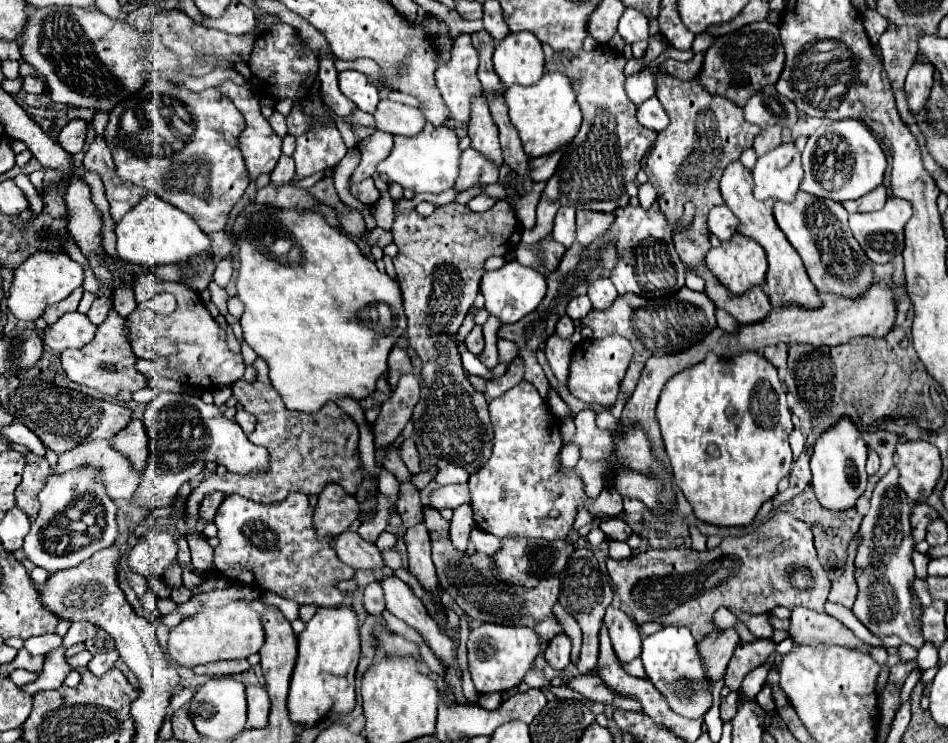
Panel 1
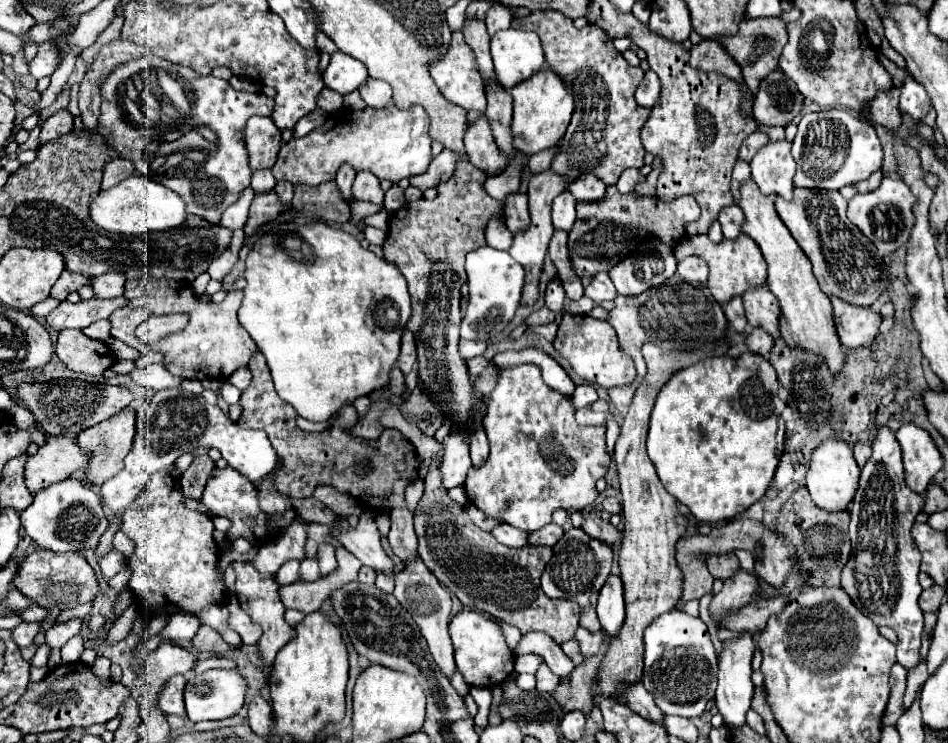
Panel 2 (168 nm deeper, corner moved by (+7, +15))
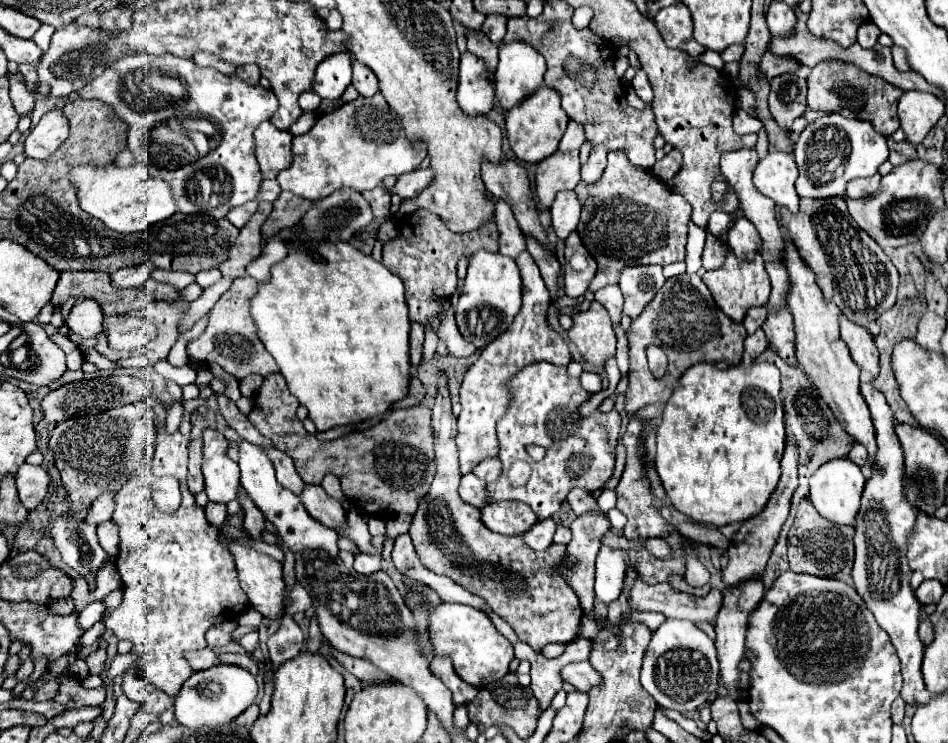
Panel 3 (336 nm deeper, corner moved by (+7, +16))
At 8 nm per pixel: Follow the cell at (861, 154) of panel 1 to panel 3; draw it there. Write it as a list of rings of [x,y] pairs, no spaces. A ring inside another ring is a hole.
[[[823,114],[799,134],[793,154],[799,166],[799,178],[795,184],[797,194],[801,198],[833,198],[845,194],[849,180],[873,176],[887,160],[889,150],[885,136],[877,134],[869,122],[845,118],[841,114]]]

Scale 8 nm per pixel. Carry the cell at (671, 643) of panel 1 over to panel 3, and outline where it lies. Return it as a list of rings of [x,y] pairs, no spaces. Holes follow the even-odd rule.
[[[667,618],[651,638],[643,658],[641,686],[655,698],[657,706],[681,714],[697,712],[719,686],[719,662],[715,642],[691,620]]]

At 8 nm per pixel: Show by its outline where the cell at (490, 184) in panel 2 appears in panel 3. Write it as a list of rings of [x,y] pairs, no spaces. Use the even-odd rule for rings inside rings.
[[[495,198],[493,222],[499,230],[499,252],[509,258],[517,258],[519,252],[523,252],[523,248],[525,248],[525,240],[523,240],[523,232],[521,232],[519,224],[513,216],[511,204],[507,204],[501,198]]]

